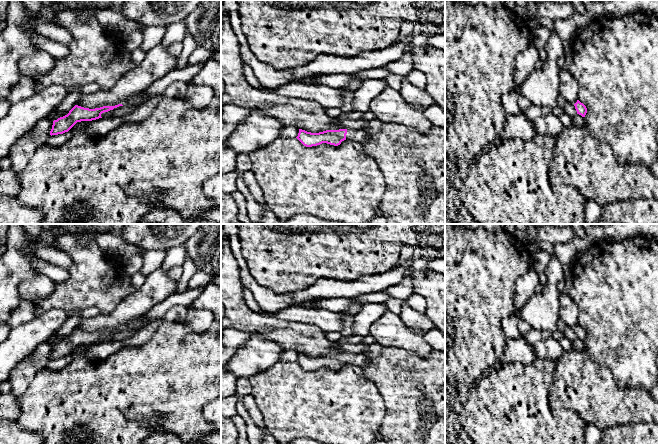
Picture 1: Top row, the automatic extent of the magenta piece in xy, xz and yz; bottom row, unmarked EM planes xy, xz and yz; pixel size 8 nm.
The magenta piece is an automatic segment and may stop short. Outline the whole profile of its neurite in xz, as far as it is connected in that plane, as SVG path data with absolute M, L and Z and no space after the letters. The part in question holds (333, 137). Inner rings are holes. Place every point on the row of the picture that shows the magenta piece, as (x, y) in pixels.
M299 129L298 136L296 137L304 146L312 147L322 143L338 146L342 141L350 139L356 142L363 143L370 137L364 129L351 130L351 129L339 129L339 130L326 130L319 133L311 133L305 130Z

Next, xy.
M140 91L115 106L103 106L100 108L89 109L75 105L67 115L53 121L50 135L52 136L68 132L77 122L92 121L102 118L102 113L113 110L119 106L135 105L136 107L139 107L146 102L142 94L143 91Z

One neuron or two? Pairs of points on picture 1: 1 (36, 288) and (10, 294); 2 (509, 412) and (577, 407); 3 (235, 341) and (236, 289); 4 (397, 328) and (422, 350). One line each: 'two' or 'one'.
1: two
2: one
3: two
4: one

